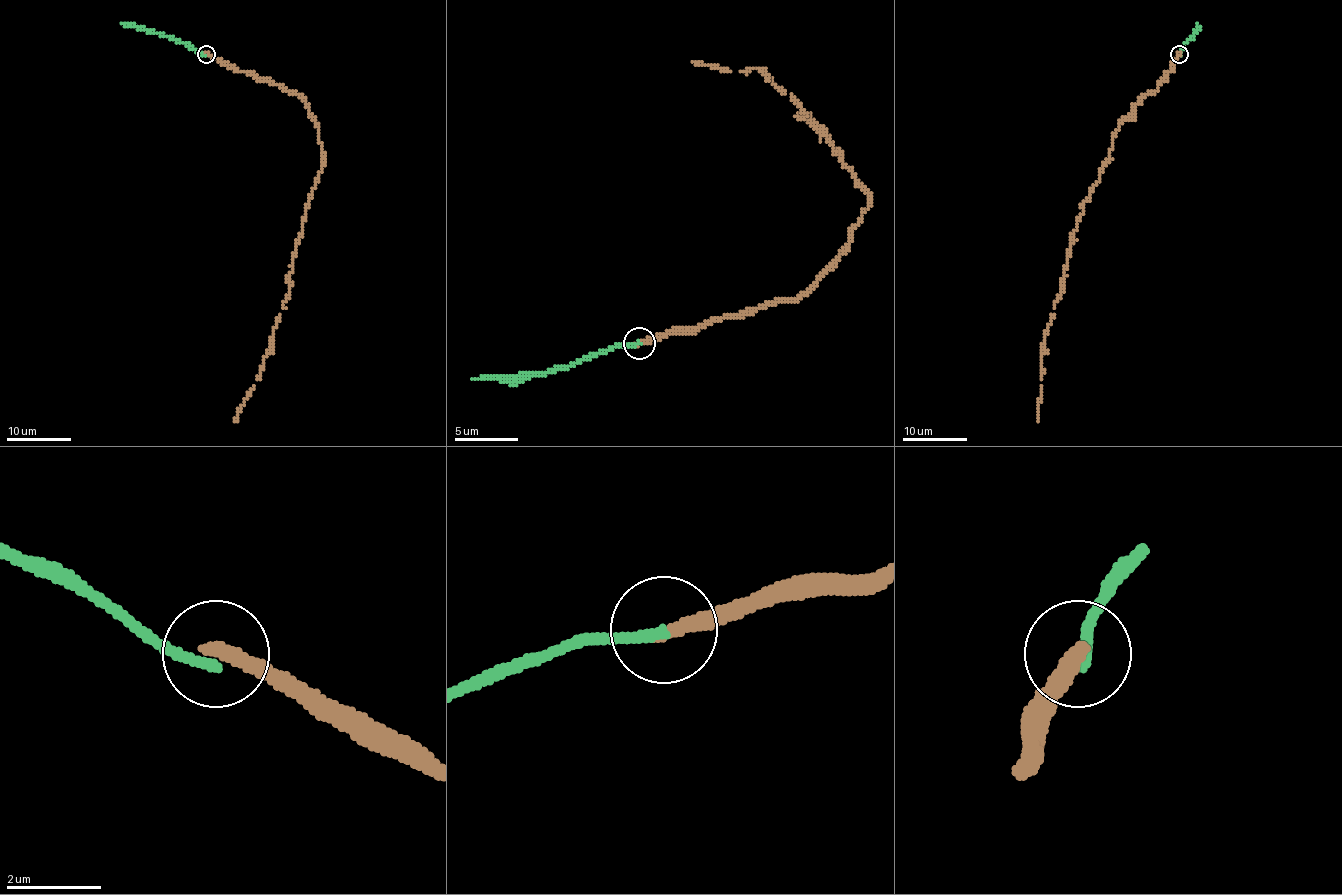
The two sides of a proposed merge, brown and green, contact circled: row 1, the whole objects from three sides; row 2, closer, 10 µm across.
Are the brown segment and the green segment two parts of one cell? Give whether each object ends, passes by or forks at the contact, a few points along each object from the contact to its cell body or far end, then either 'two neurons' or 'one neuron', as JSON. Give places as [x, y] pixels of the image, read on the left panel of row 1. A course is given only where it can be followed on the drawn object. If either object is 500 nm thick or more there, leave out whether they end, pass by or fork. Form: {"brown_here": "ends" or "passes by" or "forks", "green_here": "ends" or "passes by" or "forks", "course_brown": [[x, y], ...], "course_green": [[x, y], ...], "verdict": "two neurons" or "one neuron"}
{"brown_here": "ends", "green_here": "ends", "course_brown": [[206, 54], [295, 92], [316, 123], [323, 152], [323, 168], [292, 262], [290, 291], [261, 375], [233, 422]], "course_green": [[206, 54], [122, 22]], "verdict": "two neurons"}

